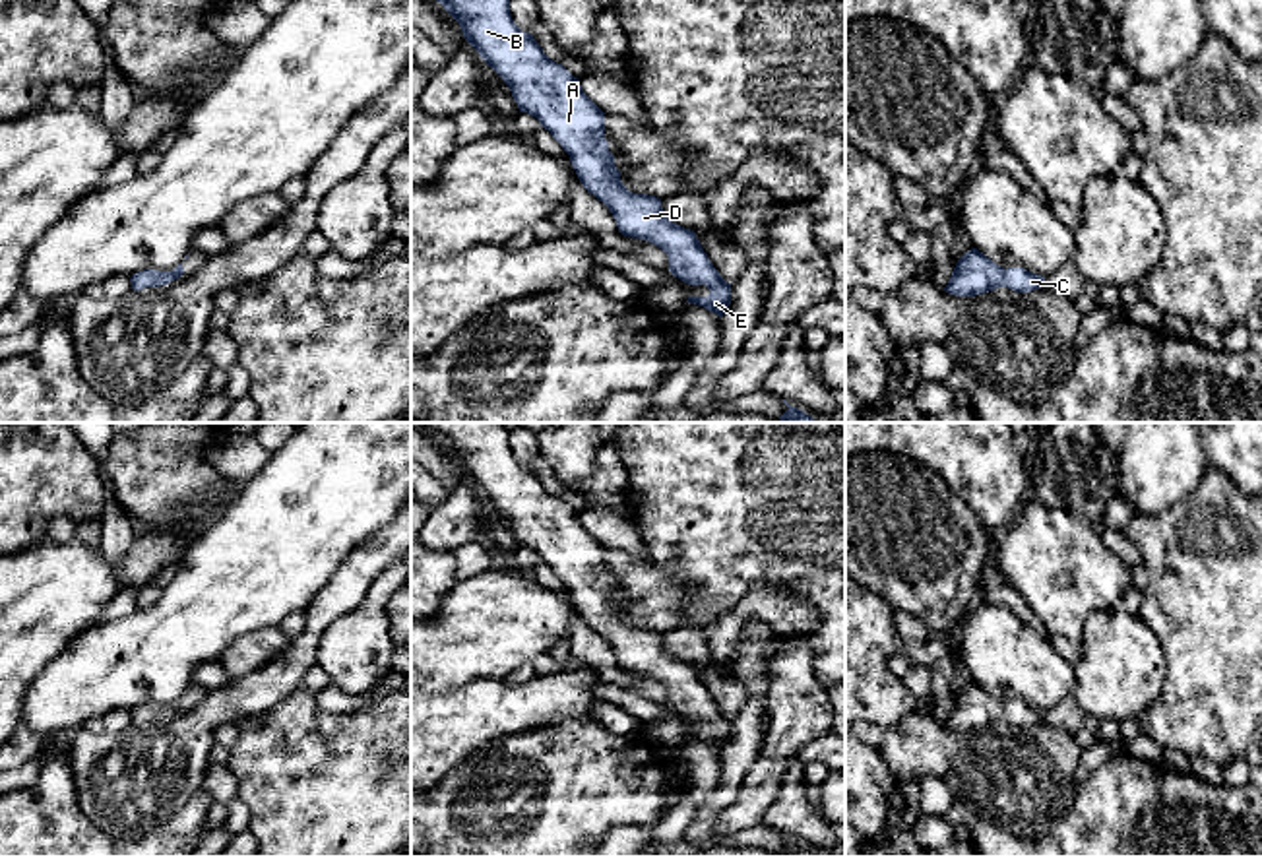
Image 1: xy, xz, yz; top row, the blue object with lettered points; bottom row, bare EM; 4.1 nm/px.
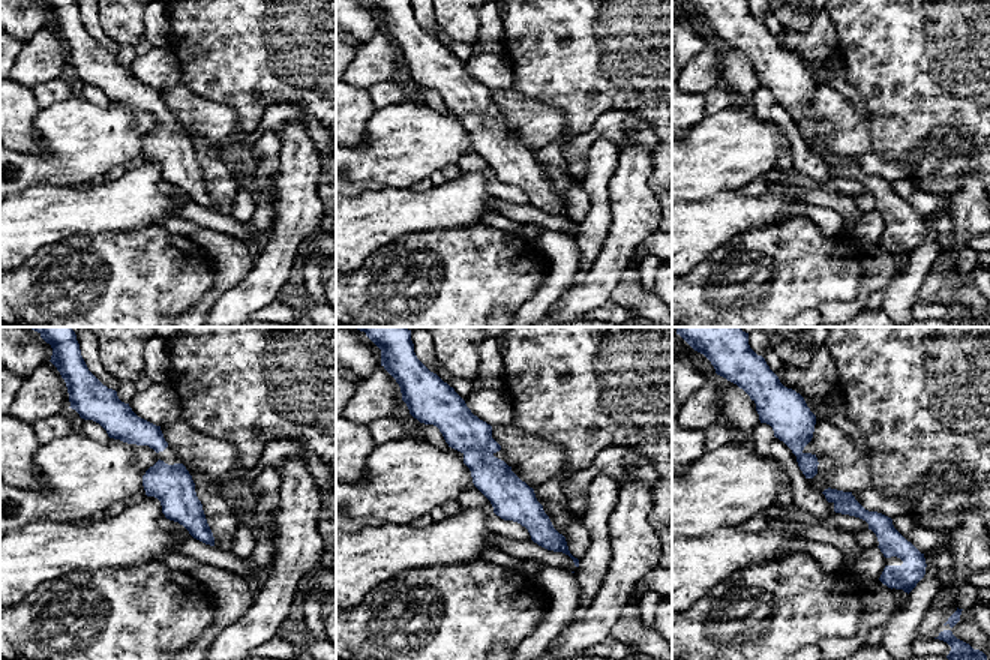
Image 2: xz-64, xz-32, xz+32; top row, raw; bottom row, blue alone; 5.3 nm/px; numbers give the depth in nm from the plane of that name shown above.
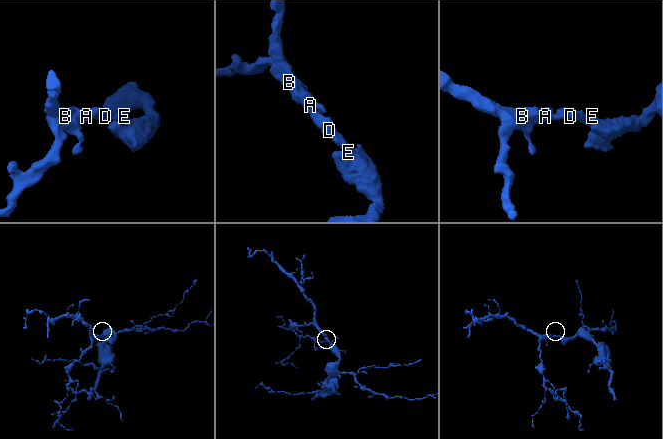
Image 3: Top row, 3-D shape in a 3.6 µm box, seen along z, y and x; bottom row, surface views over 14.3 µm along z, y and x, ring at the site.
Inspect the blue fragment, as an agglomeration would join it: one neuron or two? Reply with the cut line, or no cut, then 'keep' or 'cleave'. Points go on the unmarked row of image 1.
no cut; keep

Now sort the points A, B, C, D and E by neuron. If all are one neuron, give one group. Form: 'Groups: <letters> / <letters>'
Groups: A B C D E

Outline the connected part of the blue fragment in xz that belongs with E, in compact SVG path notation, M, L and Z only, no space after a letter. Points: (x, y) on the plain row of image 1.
M417 423L436 434L459 458L465 475L479 487L510 522L520 547L527 547L551 566L570 589L570 597L584 622L603 636L613 648L618 667L659 681L669 692L669 706L688 719L706 719L708 731L688 731L686 737L704 741L719 752L731 739L731 717L727 717L710 696L696 667L669 655L661 634L630 626L615 601L615 589L605 574L605 547L584 527L580 514L562 498L551 494L531 467L521 465L510 448L510 430L502 423Z

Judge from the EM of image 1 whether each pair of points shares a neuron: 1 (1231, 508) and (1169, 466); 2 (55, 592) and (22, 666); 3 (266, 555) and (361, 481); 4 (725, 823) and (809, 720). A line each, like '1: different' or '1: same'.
1: different
2: same
3: same
4: same

